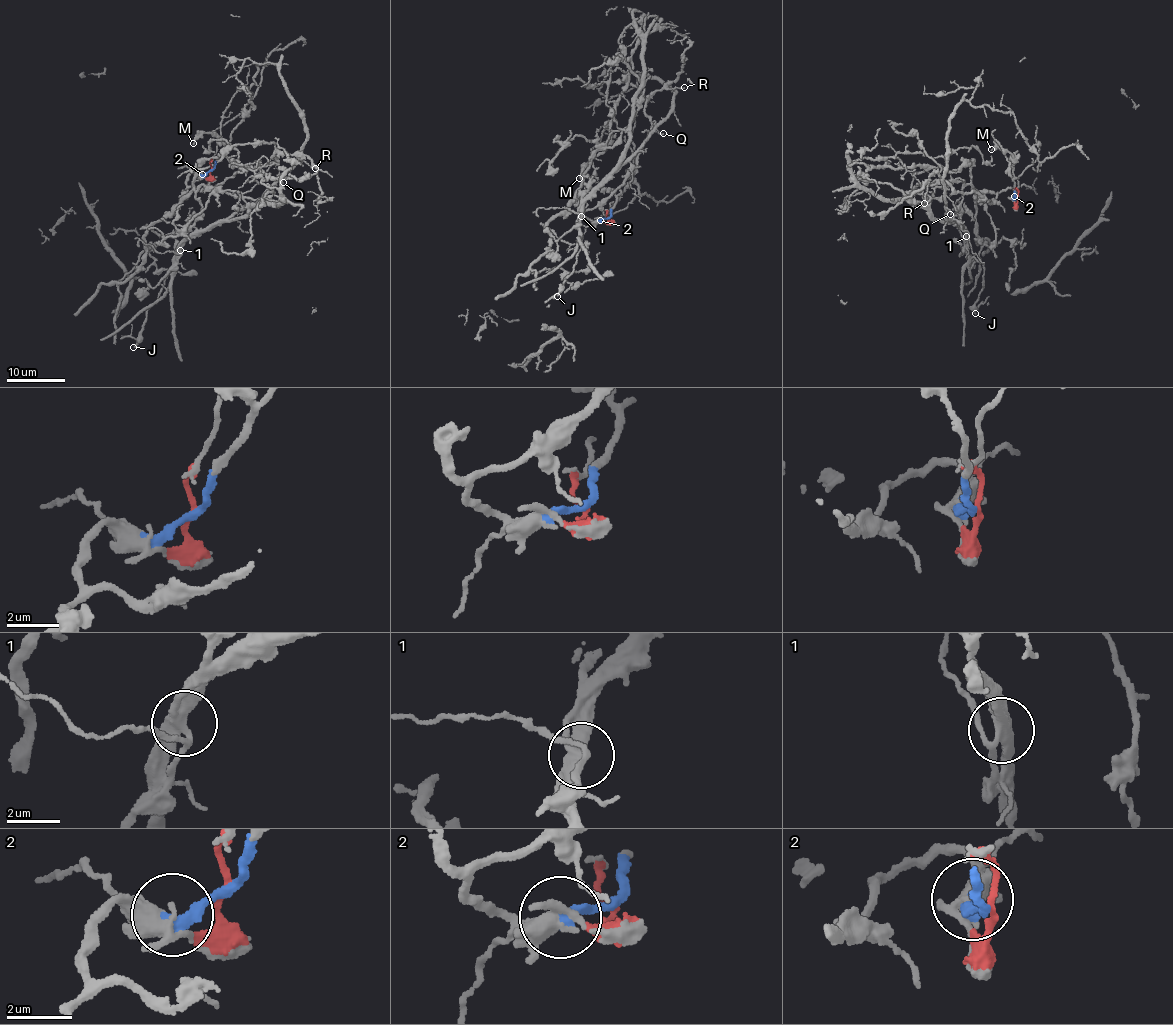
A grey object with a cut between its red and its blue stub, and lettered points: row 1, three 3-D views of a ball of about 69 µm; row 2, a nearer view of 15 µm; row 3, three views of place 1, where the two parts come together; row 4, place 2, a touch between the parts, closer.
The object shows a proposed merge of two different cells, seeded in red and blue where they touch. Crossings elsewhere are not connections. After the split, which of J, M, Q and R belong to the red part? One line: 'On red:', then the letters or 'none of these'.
On red: J, Q

